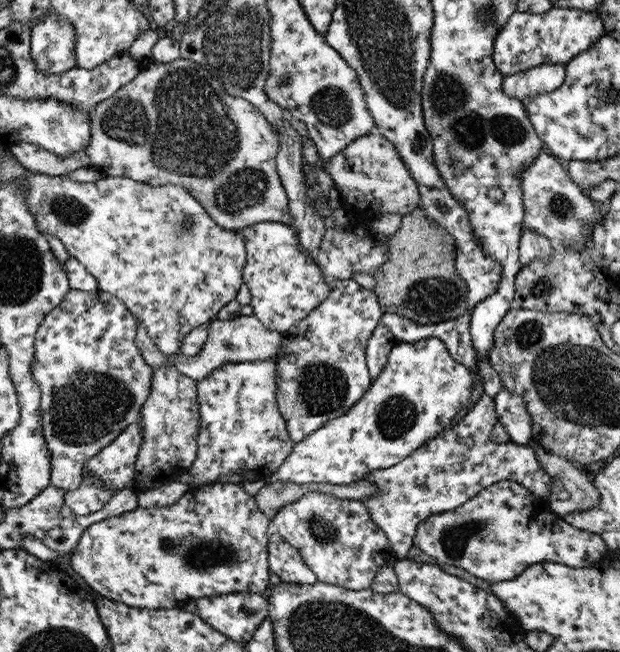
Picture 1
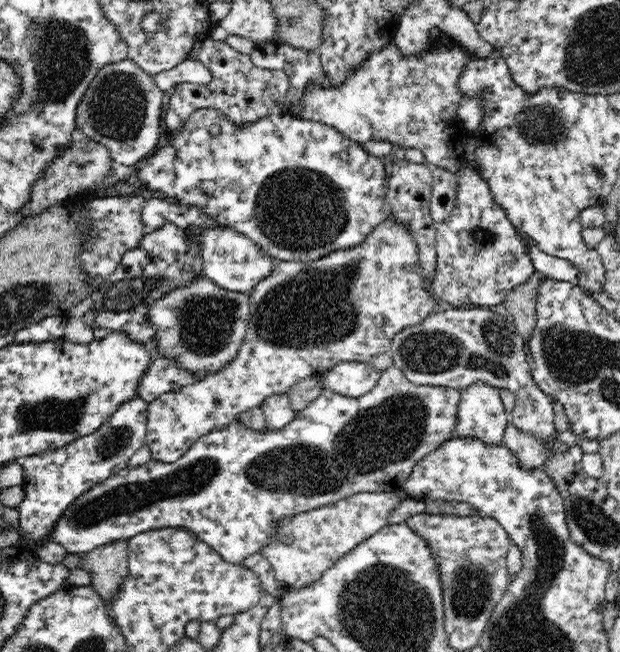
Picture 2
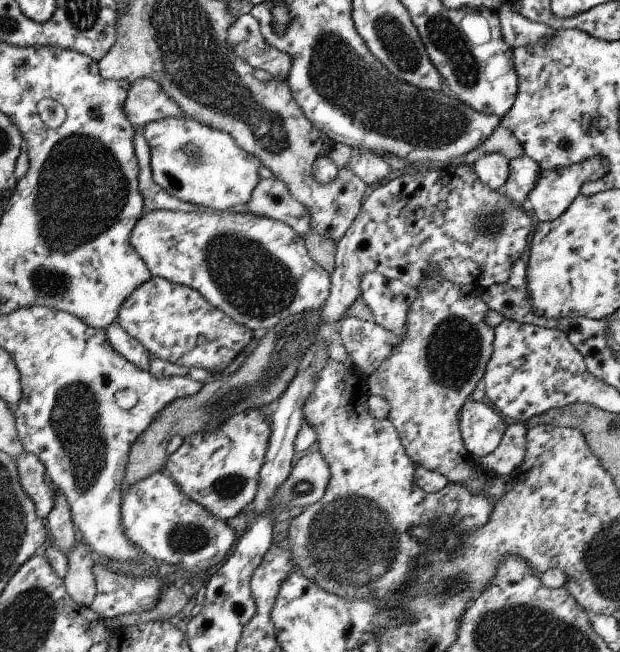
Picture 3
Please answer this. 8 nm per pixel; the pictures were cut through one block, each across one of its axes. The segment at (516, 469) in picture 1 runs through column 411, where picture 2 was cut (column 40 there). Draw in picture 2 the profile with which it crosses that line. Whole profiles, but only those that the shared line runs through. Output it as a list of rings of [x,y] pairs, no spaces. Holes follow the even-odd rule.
[[[136,397],[125,402],[106,424],[89,435],[63,444],[58,448],[46,449],[38,454],[18,457],[14,460],[21,466],[23,481],[23,500],[18,511],[18,522],[26,533],[26,546],[30,550],[45,543],[45,538],[54,521],[74,500],[91,486],[106,480],[109,476],[128,467],[128,459],[145,445],[148,420],[148,401]]]

